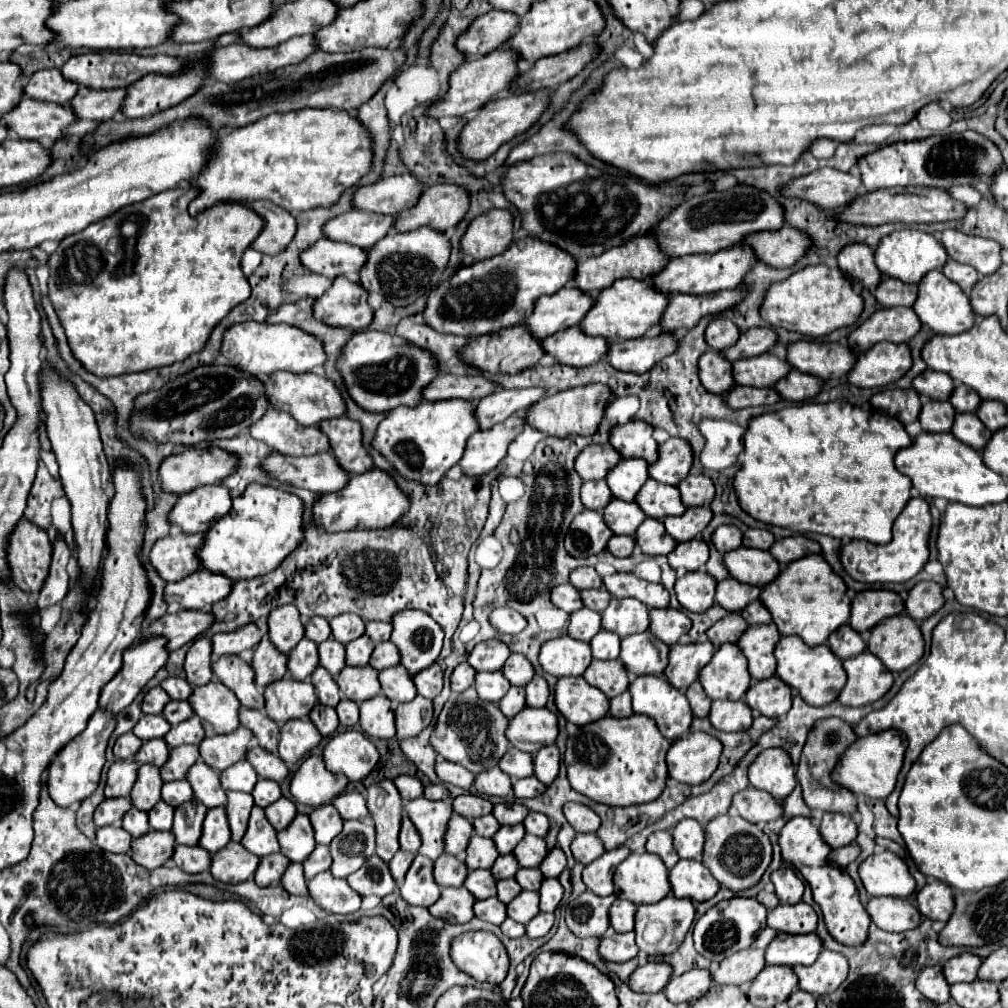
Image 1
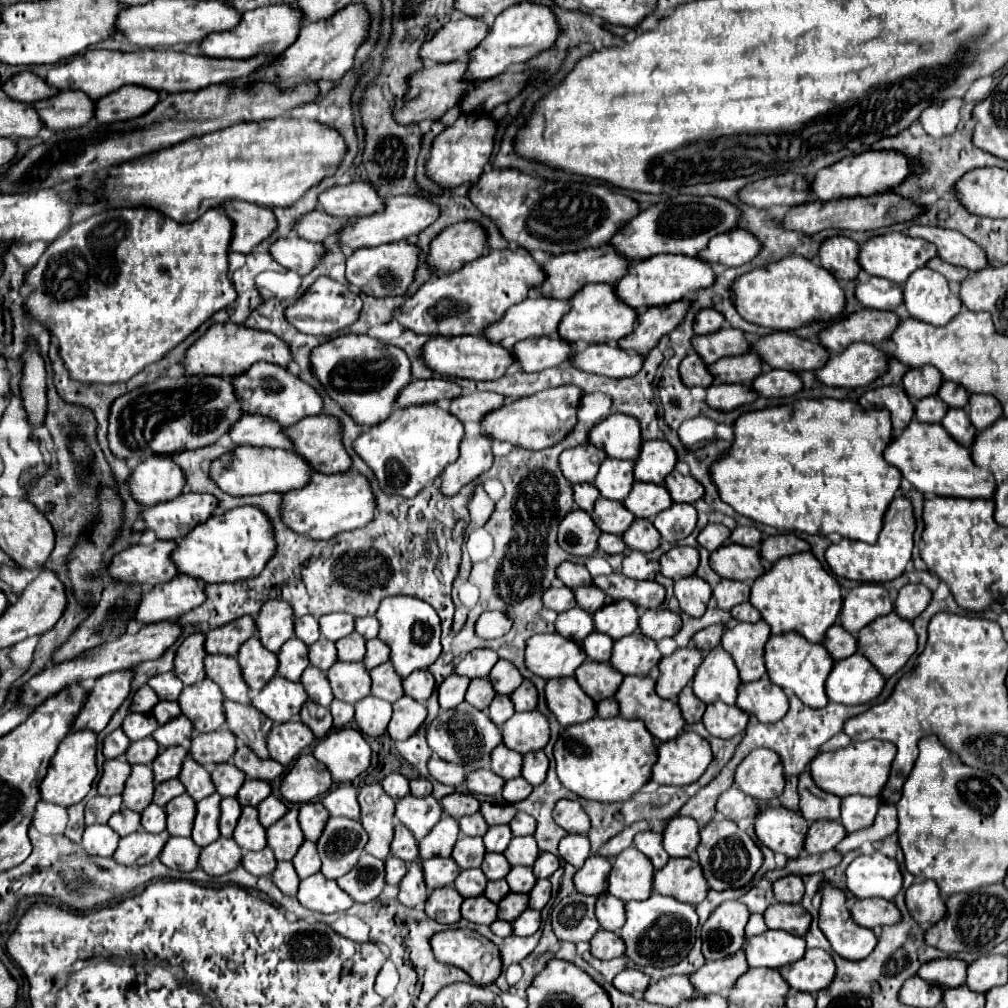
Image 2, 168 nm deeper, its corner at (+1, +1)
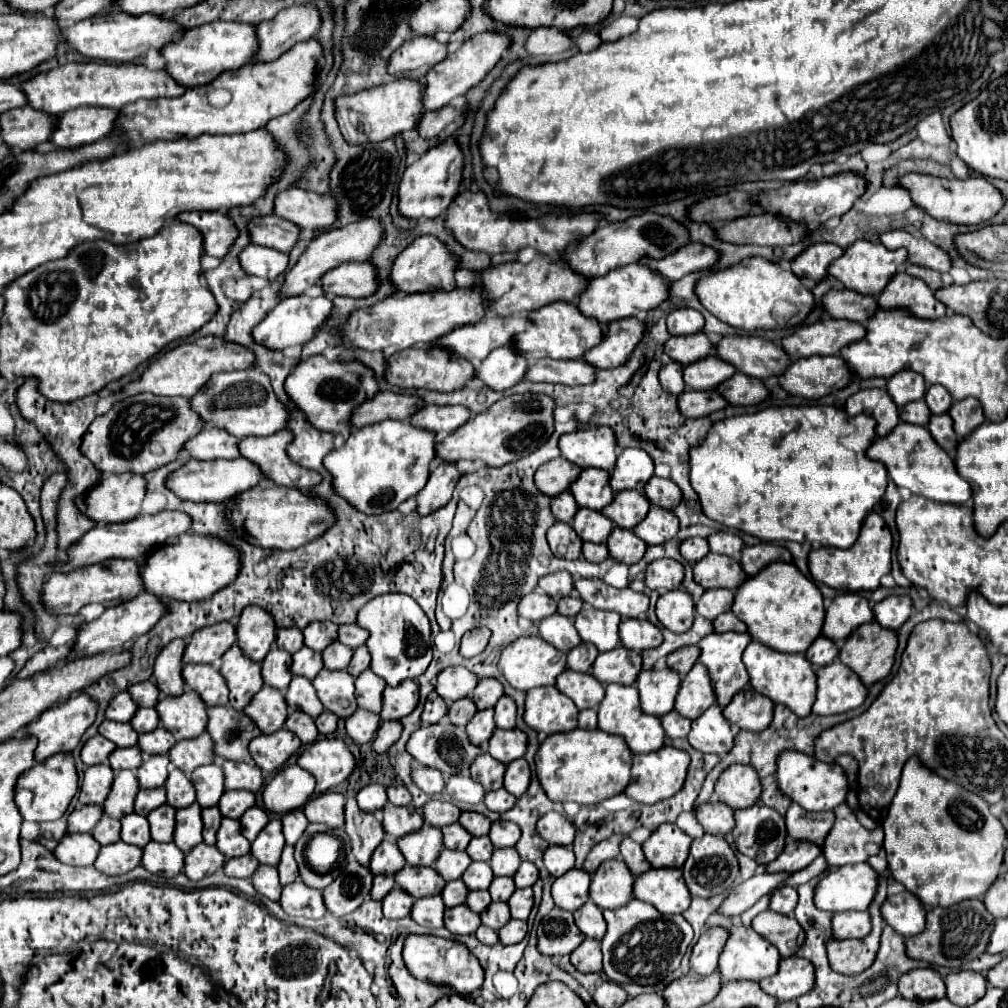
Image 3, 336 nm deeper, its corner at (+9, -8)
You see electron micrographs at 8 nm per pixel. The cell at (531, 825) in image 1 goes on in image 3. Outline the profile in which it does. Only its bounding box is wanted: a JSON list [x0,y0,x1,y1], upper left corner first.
[489,819,521,847]

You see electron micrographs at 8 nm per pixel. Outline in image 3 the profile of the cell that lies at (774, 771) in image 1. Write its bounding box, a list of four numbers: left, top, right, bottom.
[715,765,763,809]

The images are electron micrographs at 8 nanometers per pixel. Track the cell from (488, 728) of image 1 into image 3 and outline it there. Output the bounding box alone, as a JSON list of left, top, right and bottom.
[407,721,485,777]

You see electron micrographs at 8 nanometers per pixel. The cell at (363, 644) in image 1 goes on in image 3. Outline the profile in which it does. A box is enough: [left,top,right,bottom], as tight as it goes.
[323,641,353,671]

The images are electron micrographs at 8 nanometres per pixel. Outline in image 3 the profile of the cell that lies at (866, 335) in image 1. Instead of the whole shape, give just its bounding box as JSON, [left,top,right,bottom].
[781,315,865,359]

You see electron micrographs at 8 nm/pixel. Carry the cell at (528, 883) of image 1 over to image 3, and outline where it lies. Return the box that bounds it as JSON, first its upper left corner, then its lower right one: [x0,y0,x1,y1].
[489,877,515,901]

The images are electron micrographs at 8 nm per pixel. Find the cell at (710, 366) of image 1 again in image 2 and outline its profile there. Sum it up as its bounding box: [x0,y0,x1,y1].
[679,350,713,388]

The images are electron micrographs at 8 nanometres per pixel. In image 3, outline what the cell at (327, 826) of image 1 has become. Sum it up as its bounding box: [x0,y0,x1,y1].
[283,809,309,845]

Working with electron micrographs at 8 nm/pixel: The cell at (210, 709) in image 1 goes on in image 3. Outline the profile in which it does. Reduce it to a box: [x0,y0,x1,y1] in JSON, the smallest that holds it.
[155,687,205,741]

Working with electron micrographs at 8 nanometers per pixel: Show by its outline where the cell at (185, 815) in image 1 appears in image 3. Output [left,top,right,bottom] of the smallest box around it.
[147,805,177,841]

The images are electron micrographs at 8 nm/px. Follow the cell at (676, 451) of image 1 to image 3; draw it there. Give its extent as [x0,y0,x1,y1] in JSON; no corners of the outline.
[611,449,653,491]

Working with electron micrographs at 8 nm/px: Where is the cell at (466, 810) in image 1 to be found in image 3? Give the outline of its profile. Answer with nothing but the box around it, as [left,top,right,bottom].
[423,801,461,827]

